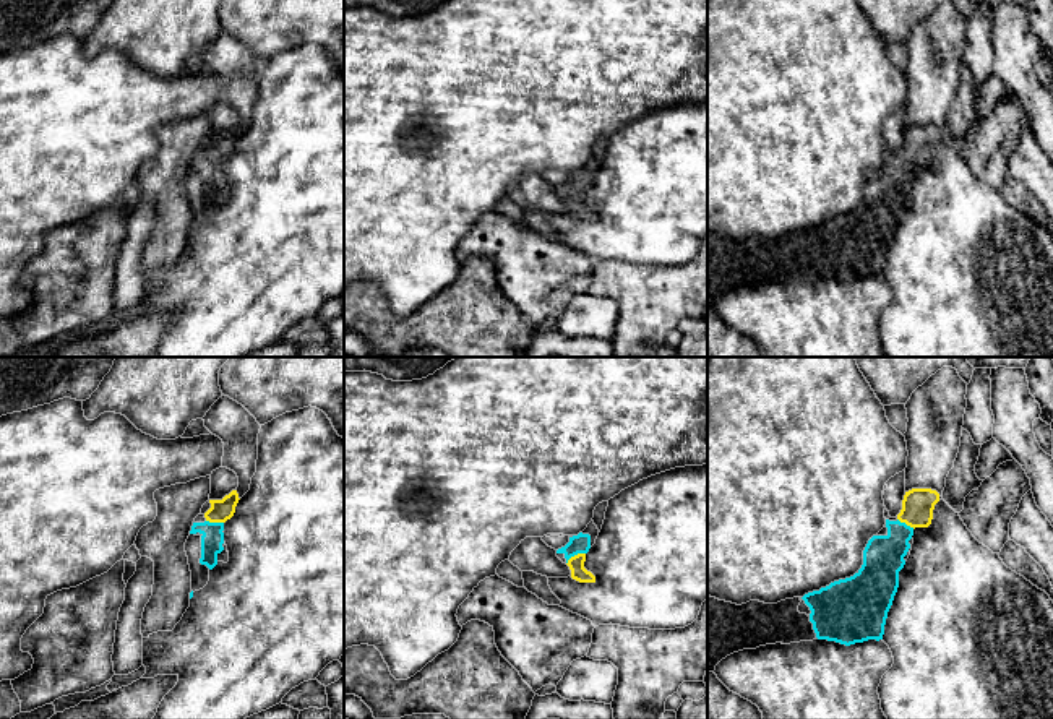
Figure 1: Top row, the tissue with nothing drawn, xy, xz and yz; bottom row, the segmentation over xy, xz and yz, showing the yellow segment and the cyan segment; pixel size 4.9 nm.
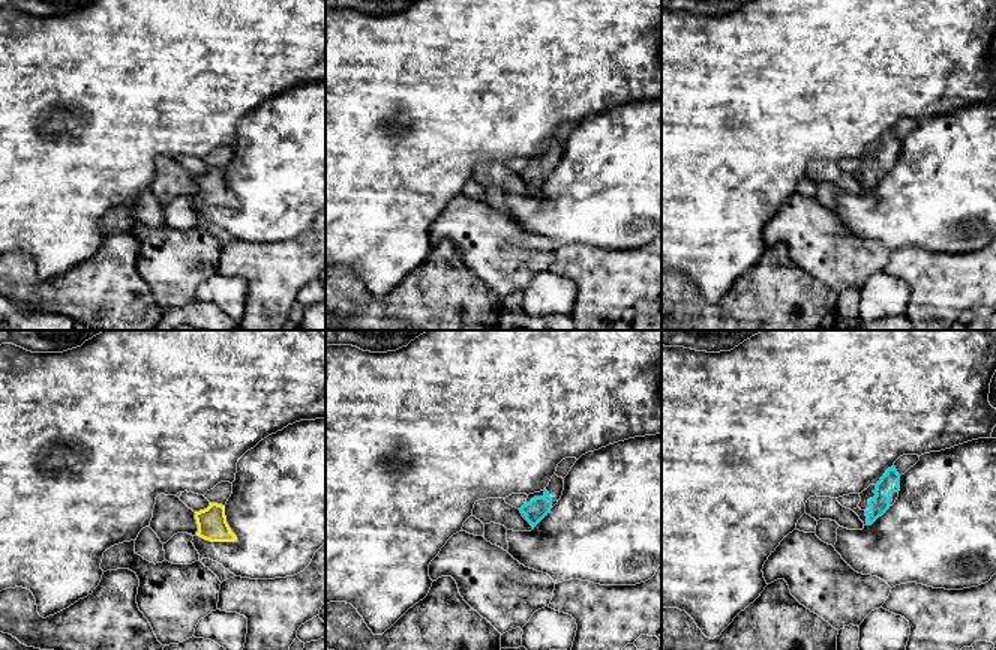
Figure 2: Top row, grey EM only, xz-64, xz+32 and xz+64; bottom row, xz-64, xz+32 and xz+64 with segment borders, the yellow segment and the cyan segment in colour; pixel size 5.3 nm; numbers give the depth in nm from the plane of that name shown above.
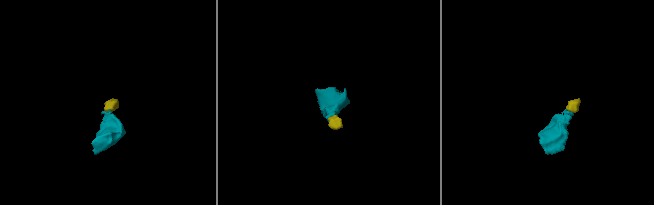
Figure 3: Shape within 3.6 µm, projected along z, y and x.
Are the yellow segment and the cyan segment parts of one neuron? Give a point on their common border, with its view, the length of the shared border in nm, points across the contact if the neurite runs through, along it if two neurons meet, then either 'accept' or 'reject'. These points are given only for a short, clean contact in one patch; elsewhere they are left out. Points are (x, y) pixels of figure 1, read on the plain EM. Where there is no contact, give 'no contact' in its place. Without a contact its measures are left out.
xz (575, 192) | 110 nm | across xz (576, 200), (575, 192), (578, 180) | accept

